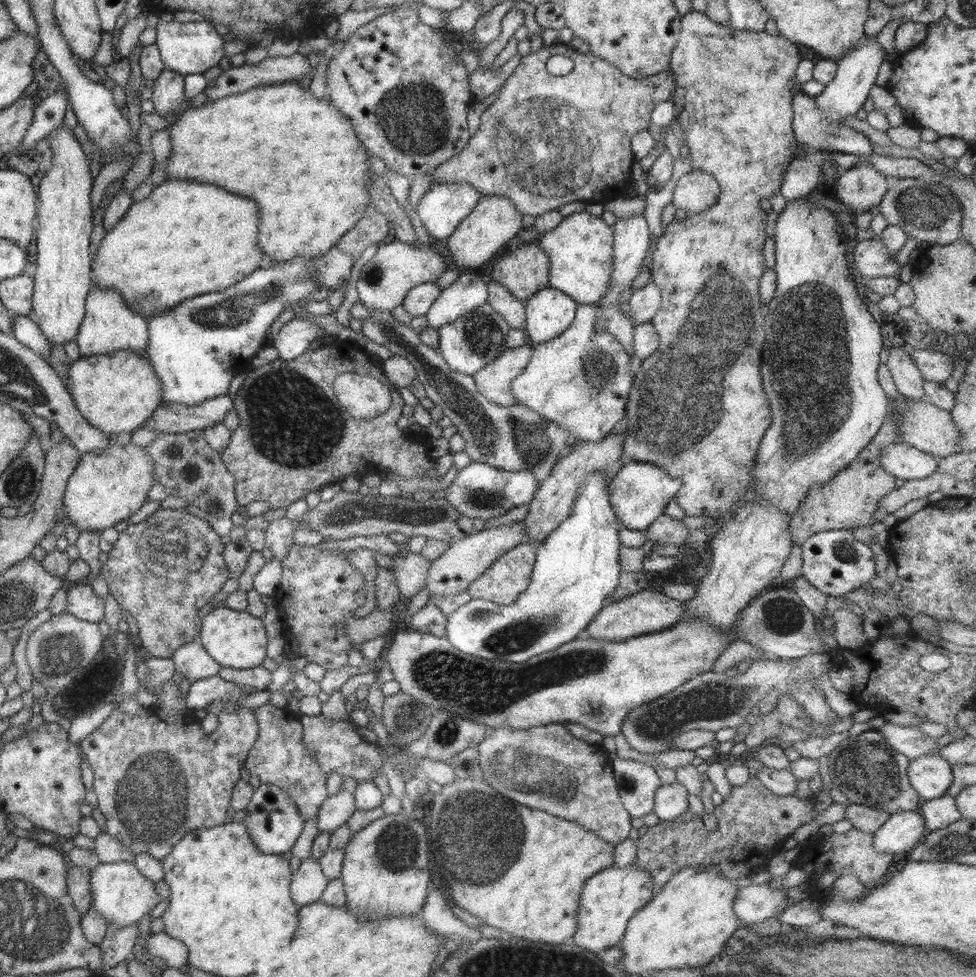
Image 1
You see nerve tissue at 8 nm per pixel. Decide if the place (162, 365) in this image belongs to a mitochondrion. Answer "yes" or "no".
no

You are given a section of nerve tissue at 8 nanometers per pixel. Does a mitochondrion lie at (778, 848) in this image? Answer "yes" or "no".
no

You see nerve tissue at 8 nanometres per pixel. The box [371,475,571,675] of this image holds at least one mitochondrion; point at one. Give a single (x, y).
(518, 636)

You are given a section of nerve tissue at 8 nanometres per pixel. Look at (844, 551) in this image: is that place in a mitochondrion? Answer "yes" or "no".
yes

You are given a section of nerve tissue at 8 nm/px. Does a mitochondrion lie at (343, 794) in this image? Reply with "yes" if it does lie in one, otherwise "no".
no

